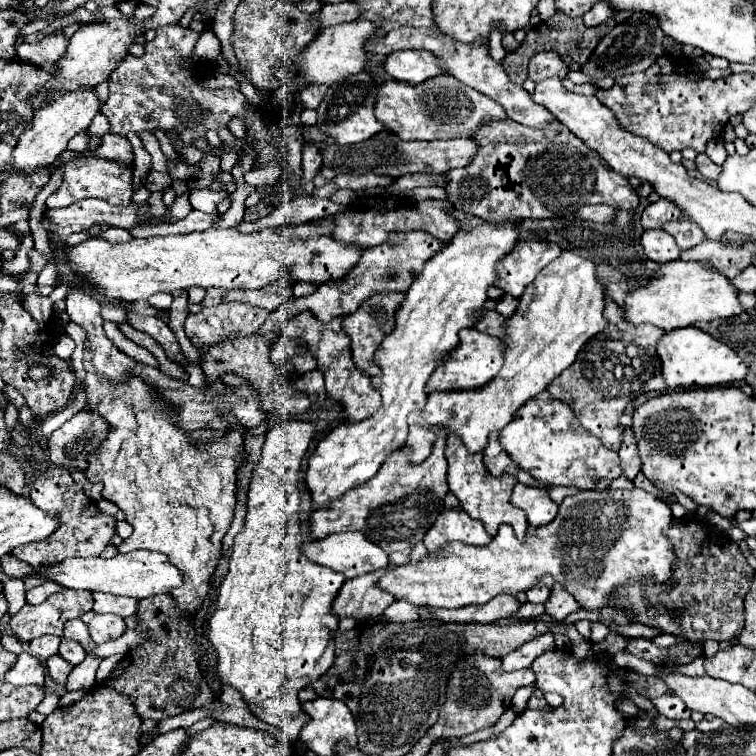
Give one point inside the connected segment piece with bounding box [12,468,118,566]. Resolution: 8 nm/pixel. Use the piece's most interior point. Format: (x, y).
(84, 530)

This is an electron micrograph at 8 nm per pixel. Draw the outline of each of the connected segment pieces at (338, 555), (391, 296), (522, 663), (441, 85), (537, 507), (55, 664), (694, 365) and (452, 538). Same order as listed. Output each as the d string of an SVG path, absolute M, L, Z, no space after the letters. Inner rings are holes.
M340 532L340 534L330 534L322 540L312 540L312 542L304 542L304 552L306 558L310 562L316 562L320 566L332 568L336 572L342 572L346 578L356 578L380 568L386 568L390 564L388 554L376 546L374 542L370 542L362 532Z
M376 292L370 298L366 298L366 302L362 302L362 306L342 322L342 330L346 330L346 334L352 340L354 364L358 368L362 368L368 376L380 374L380 366L374 364L374 356L376 356L376 350L380 348L382 340L390 334L390 330L394 330L394 322L396 322L394 314L396 314L396 308L400 306L402 300L404 300L402 292L386 292L386 294Z
M544 634L540 638L534 638L526 644L522 644L518 650L512 650L512 654L502 656L500 658L502 670L514 672L514 670L520 670L520 668L530 668L532 662L548 650L554 650L554 636L552 634Z
M442 74L416 86L396 80L384 82L376 98L376 118L402 140L448 140L472 136L490 120L506 120L506 112L492 98L486 98L450 74Z
M516 484L510 502L526 512L530 526L544 526L554 520L558 514L558 504L550 500L546 490L530 488L524 484Z
M56 654L54 658L48 660L48 668L50 668L50 676L52 676L56 682L64 684L64 682L66 682L66 676L68 676L70 670L72 670L72 664L66 662L60 654Z
M676 328L662 336L658 342L658 356L662 360L662 374L668 388L678 386L718 386L740 382L748 374L748 366L724 342L712 338L698 328Z
M444 510L434 526L424 536L424 546L428 552L434 552L450 542L464 542L474 546L484 546L492 540L490 534L486 534L486 528L470 518L464 510Z

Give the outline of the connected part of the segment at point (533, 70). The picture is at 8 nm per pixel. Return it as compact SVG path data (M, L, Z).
M540 52L528 64L528 76L534 82L540 82L542 78L554 76L554 74L564 78L566 72L568 72L568 68L566 68L564 60L556 52Z

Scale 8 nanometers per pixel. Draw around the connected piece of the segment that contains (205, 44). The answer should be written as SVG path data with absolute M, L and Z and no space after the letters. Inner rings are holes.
M204 30L196 48L194 48L194 60L206 60L214 62L222 54L220 50L220 40L214 36L212 30Z

